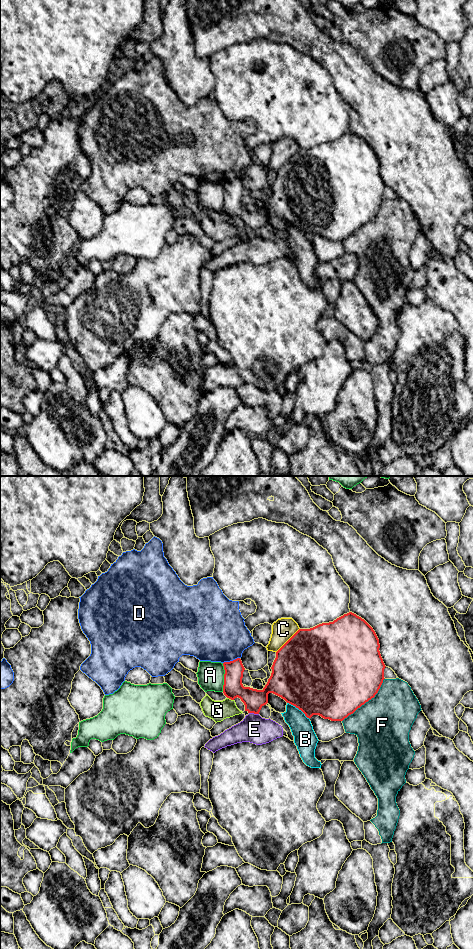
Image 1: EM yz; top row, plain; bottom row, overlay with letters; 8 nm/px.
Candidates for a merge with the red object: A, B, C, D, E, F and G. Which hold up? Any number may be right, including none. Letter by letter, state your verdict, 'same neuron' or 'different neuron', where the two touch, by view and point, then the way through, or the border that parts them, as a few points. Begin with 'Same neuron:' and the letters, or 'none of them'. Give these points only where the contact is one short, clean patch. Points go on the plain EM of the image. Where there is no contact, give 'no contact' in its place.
Same neuron: none of them
A: different neuron; meets red in yz at (224, 197)
B: different neuron; meets red in yz at (298, 228)
C: different neuron; meets red in yz at (288, 160)
D: different neuron; meets red in yz at (231, 181); border along yz (239, 177), (223, 183)
E: different neuron; meets red in yz at (254, 233); border along yz (249, 232), (258, 234)
F: different neuron; meets red in yz at (367, 221)
G: different neuron; meets red in yz at (230, 218)

